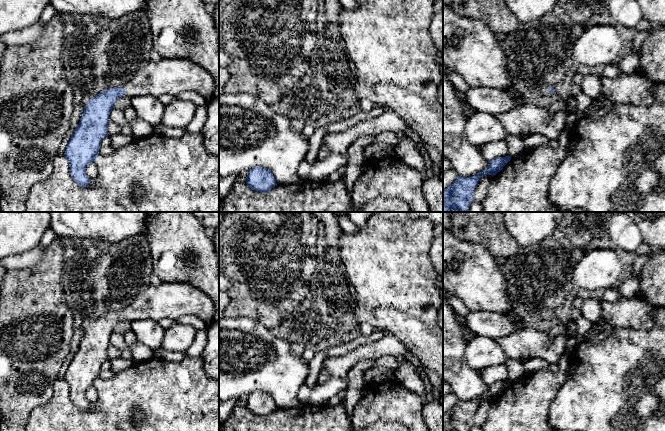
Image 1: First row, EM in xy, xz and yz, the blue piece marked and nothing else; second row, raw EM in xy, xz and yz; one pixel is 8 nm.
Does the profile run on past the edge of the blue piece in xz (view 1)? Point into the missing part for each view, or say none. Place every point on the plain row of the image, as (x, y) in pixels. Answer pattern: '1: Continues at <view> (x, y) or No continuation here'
1: No continuation here

